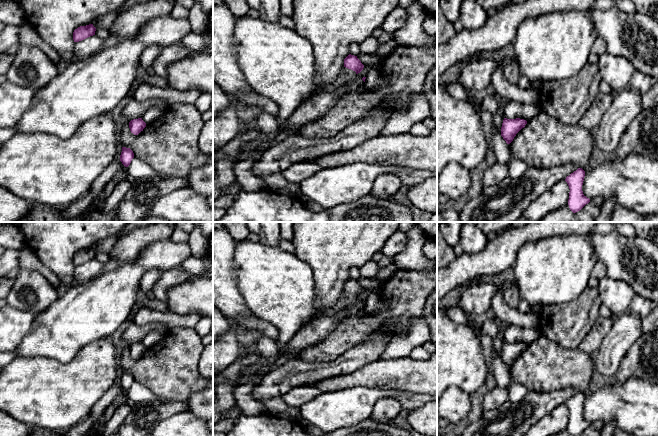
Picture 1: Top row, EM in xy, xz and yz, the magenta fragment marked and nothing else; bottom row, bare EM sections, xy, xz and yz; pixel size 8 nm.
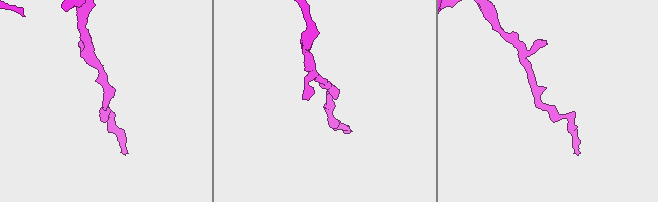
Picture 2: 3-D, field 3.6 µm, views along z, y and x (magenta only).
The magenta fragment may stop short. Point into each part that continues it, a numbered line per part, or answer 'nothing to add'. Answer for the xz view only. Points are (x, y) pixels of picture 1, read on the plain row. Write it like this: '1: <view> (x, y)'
nothing to add

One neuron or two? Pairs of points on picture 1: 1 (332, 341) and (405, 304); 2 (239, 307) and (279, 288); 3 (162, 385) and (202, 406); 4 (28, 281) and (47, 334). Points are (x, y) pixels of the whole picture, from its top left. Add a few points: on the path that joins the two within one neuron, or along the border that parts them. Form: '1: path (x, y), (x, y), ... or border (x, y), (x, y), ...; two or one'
1: path (350, 332), (371, 322), (387, 318); one
2: border (237, 282), (244, 303), (253, 314); two
3: border (202, 389), (195, 392), (187, 402); two
4: border (58, 298), (37, 314); two

